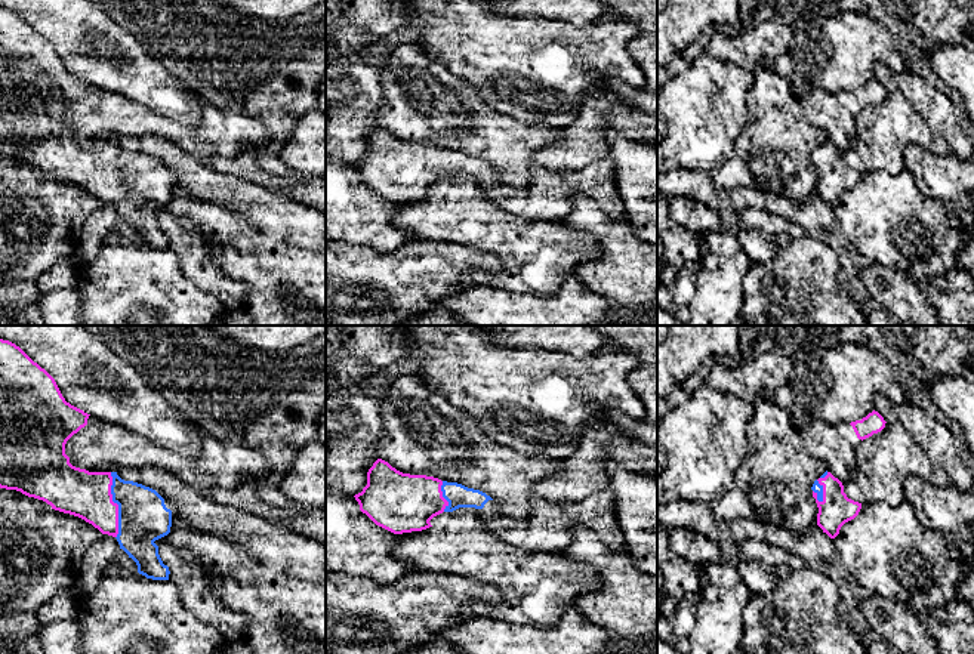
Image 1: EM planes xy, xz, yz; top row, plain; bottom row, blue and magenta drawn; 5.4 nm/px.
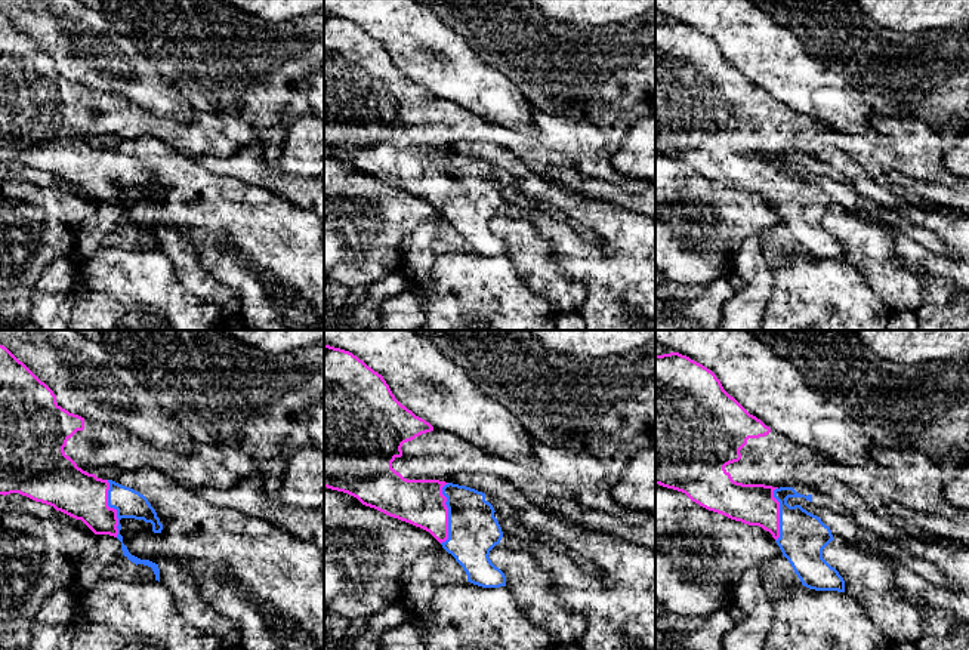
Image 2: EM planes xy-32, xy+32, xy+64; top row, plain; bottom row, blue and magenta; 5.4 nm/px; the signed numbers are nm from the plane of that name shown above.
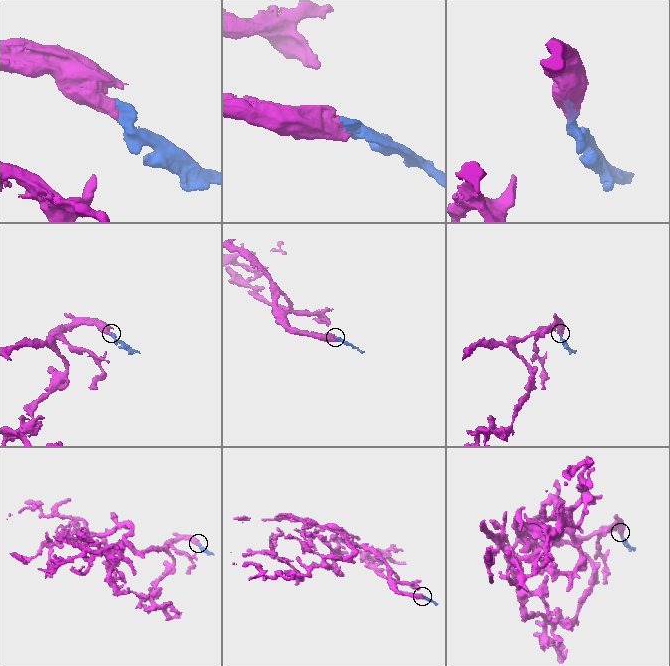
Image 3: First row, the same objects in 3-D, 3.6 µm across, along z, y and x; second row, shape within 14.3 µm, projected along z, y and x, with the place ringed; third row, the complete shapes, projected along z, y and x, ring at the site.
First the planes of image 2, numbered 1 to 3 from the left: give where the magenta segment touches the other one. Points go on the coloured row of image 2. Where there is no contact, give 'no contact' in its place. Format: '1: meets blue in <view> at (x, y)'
1: meets blue in xy-32 at (113, 507)
2: meets blue in xy+32 at (448, 513)
3: meets blue in xy+64 at (780, 514)

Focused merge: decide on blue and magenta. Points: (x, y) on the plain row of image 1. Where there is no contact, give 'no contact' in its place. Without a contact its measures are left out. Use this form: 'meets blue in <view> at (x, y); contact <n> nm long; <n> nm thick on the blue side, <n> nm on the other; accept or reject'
meets blue in xy at (117, 172); contact 360 nm long; 280 nm thick on the blue side, 260 nm on the other; accept

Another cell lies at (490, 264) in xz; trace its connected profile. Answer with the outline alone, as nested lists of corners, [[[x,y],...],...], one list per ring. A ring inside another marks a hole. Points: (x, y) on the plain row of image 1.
[[[420,238],[385,254],[366,246],[329,241],[326,244],[326,324],[398,326],[429,311],[444,308],[444,300],[475,286],[466,275],[481,269],[502,269],[502,260],[487,252],[453,241]]]

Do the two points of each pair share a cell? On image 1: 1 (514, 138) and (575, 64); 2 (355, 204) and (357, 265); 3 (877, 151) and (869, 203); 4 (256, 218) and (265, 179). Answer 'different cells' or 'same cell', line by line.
1: different cells
2: different cells
3: different cells
4: different cells

